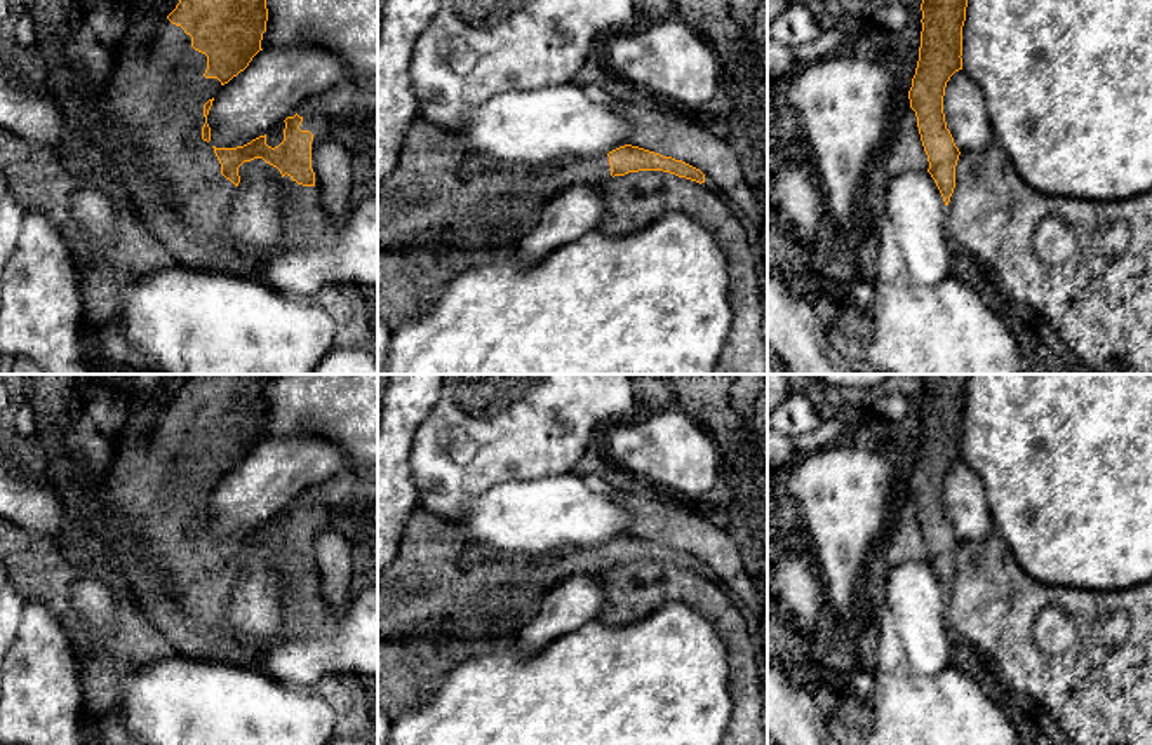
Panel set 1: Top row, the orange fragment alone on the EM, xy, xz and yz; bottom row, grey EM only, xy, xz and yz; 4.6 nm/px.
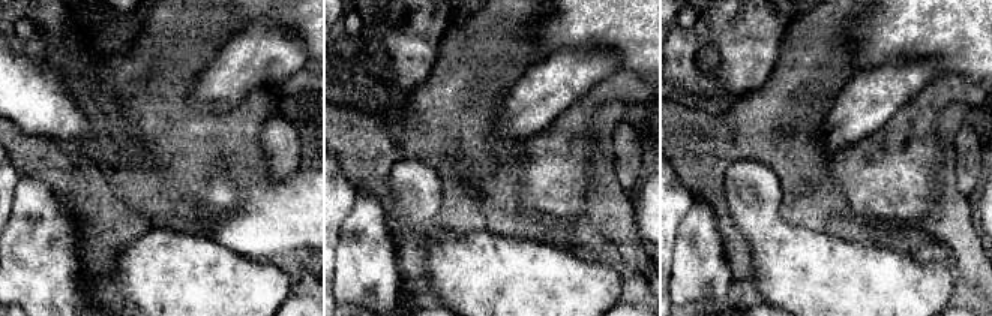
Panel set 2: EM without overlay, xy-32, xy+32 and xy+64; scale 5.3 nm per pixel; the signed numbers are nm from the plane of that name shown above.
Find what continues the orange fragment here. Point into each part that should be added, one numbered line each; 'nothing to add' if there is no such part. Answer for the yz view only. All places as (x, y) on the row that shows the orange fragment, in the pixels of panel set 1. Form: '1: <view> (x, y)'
nothing to add

